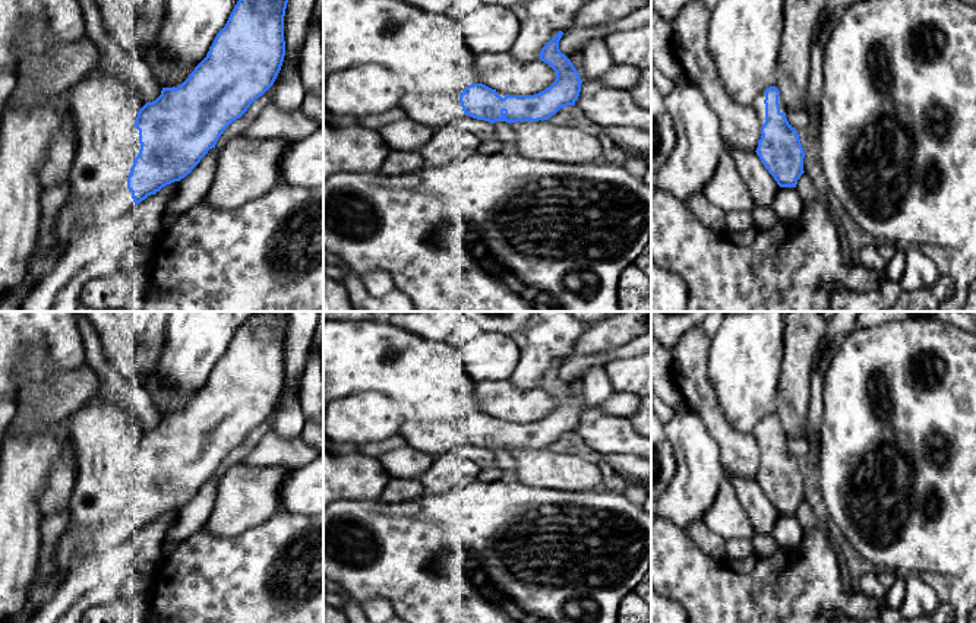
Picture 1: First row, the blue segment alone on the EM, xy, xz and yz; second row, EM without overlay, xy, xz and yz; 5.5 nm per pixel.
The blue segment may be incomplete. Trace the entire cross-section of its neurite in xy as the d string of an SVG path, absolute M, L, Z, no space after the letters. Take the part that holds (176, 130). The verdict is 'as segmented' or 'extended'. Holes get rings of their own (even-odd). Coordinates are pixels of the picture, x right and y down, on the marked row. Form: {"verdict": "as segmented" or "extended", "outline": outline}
{"verdict": "extended", "outline": "M239 0L225 26L217 34L206 57L179 88L162 88L161 95L138 113L140 149L129 177L110 195L88 200L70 193L53 225L56 241L45 250L34 250L22 284L0 295L0 312L19 312L20 304L40 279L47 276L66 253L72 240L83 231L88 218L92 227L113 221L167 184L180 181L215 148L224 130L240 118L252 102L275 82L285 56L284 16L288 0Z"}

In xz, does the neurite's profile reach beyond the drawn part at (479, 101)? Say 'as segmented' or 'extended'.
as segmented

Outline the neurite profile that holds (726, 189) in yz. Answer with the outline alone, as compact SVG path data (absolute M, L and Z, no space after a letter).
M726 151L718 158L713 178L702 193L724 212L746 211L752 214L757 208L755 200L736 170L733 158Z

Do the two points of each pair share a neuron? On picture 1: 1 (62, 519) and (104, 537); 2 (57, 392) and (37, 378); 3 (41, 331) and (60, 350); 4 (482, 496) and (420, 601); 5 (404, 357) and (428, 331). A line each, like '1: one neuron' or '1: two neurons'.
1: two neurons
2: two neurons
3: one neuron
4: one neuron
5: two neurons

